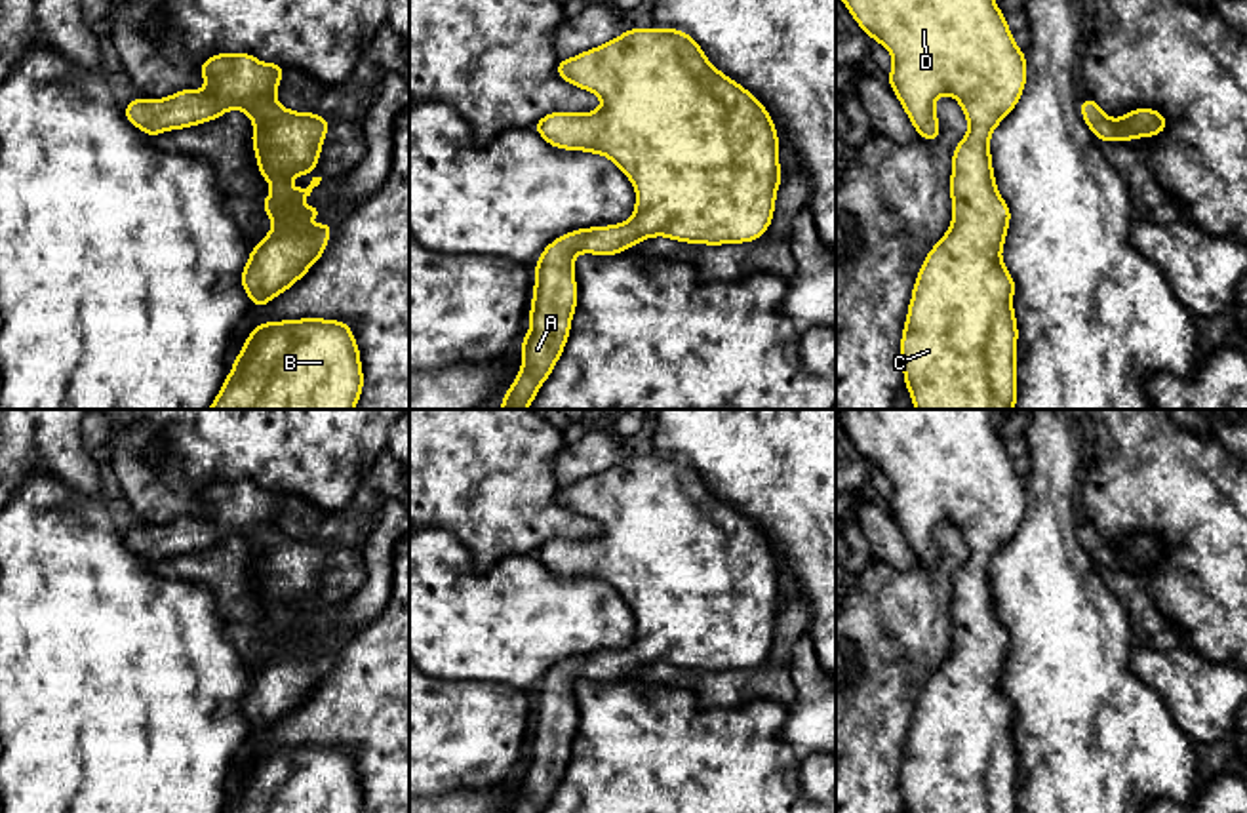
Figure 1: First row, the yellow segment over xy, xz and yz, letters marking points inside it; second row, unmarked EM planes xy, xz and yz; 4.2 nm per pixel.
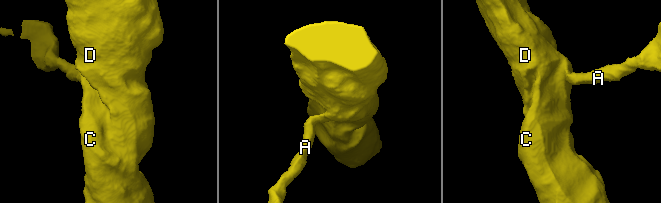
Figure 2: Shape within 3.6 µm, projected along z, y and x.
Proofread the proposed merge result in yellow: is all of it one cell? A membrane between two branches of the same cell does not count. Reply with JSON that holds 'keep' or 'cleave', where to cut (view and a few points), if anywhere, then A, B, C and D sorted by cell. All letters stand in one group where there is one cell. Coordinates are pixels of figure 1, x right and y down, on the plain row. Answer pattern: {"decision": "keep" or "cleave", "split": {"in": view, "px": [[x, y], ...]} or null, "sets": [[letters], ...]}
{"decision": "keep", "split": null, "sets": [["A", "B", "C", "D"]]}

